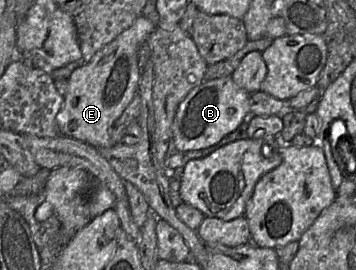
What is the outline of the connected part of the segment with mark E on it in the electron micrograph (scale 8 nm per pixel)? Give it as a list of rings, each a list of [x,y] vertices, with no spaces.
[[[139,16],[128,29],[97,51],[89,62],[70,74],[68,90],[56,115],[60,135],[72,137],[95,148],[115,144],[110,137],[110,128],[137,92],[138,50],[155,28],[150,20]]]

